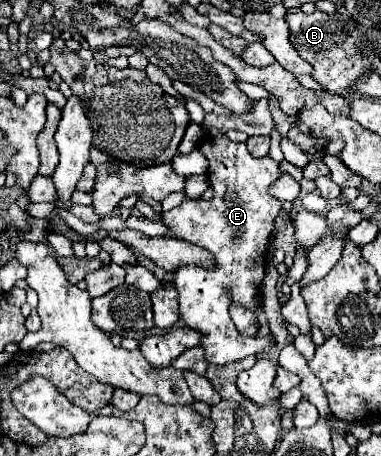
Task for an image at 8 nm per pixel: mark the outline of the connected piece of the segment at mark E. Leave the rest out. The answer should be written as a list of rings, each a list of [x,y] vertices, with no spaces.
[[[226,135],[218,137],[210,137],[203,140],[199,145],[200,151],[206,153],[210,167],[208,167],[208,179],[210,179],[210,187],[214,189],[214,199],[210,201],[184,201],[180,207],[166,211],[162,215],[162,221],[168,225],[168,233],[170,237],[178,237],[178,239],[186,239],[190,243],[202,245],[204,249],[208,249],[216,259],[218,265],[214,269],[202,269],[202,267],[182,267],[178,271],[174,271],[174,287],[178,291],[178,305],[180,305],[180,319],[194,331],[202,333],[202,341],[200,347],[206,353],[206,361],[208,363],[218,363],[218,365],[226,365],[232,361],[240,361],[246,355],[258,355],[266,345],[268,345],[268,337],[246,337],[242,335],[230,313],[228,307],[230,303],[240,303],[248,309],[256,309],[258,303],[258,291],[260,291],[260,283],[266,275],[266,251],[270,245],[270,237],[272,237],[272,229],[274,229],[274,219],[280,211],[280,201],[274,199],[268,193],[268,187],[282,175],[280,163],[276,163],[274,159],[266,157],[252,157],[246,148],[245,143],[237,143],[228,140]]]

